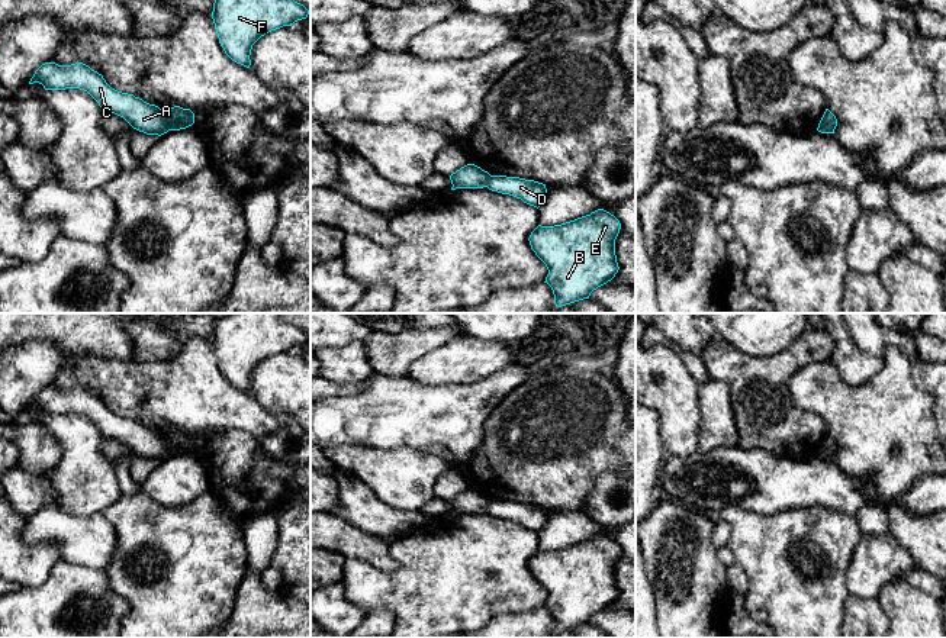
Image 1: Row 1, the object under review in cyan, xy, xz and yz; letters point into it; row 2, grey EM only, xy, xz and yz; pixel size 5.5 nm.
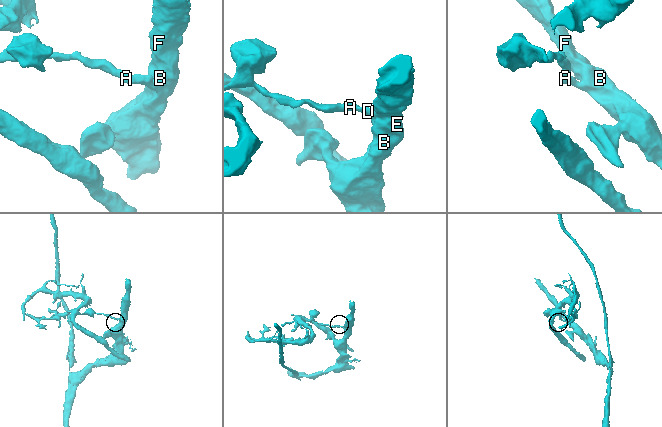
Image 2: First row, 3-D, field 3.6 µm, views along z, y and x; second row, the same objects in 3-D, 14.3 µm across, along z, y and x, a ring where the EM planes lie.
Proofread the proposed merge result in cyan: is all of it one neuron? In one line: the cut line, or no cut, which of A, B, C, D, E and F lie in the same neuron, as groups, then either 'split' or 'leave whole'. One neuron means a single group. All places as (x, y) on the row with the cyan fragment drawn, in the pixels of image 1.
cut in xy along (163, 112), (163, 119), (170, 129); A C / B D E F; split

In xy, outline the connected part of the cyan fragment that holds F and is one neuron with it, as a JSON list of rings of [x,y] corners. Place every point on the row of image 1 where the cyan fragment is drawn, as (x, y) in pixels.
[[[215,0],[212,19],[225,54],[247,68],[252,45],[266,33],[306,19],[309,10],[295,0]]]

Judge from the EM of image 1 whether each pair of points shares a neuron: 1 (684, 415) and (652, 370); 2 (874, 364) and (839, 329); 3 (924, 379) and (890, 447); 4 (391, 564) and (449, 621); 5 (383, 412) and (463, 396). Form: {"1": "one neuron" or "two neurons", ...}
{"1": "one neuron", "2": "one neuron", "3": "two neurons", "4": "two neurons", "5": "one neuron"}

